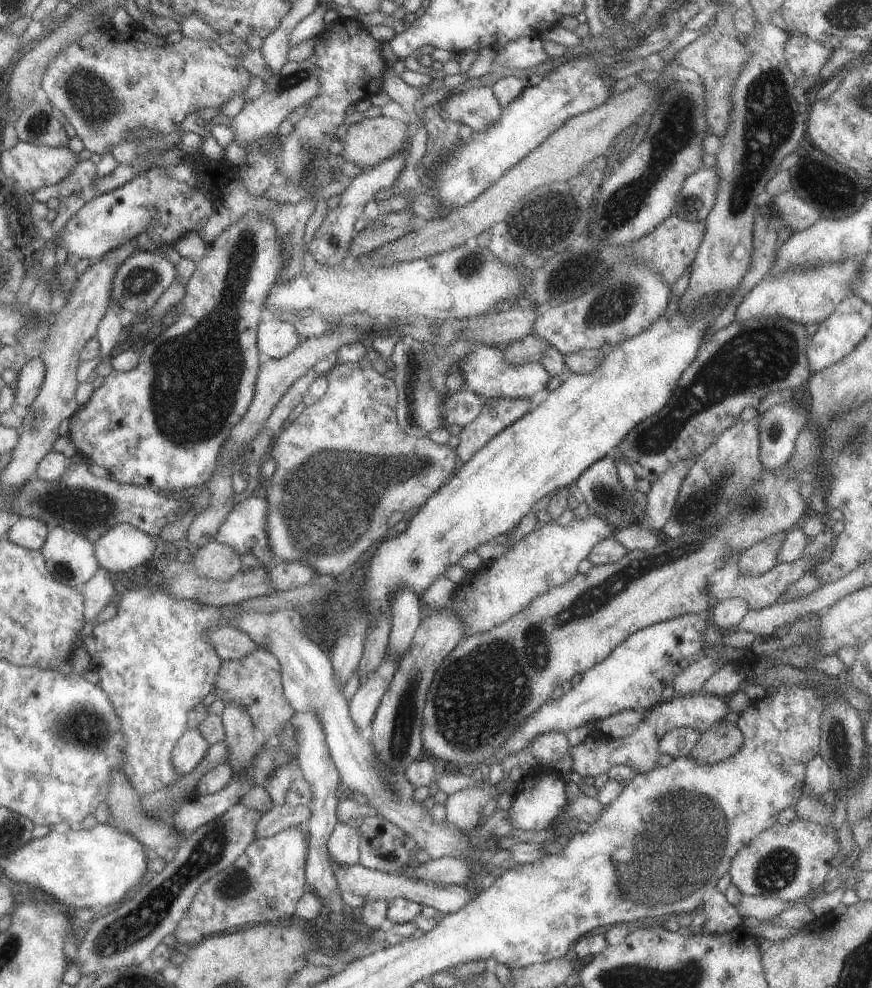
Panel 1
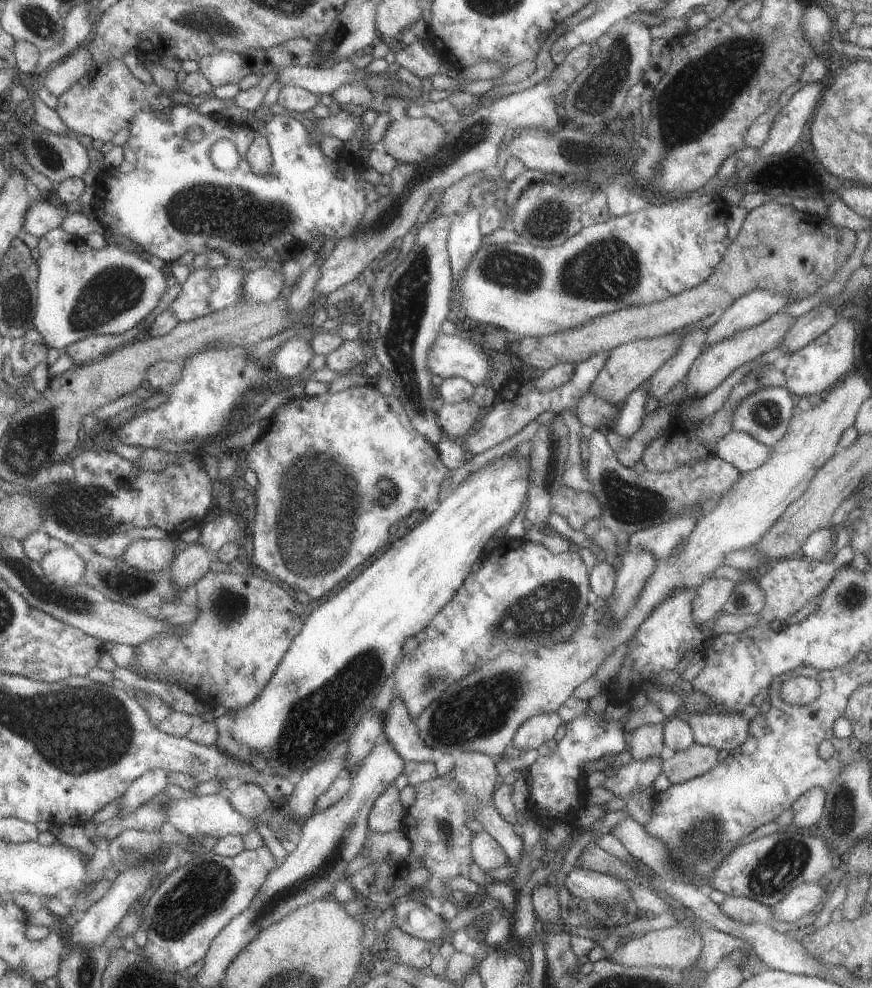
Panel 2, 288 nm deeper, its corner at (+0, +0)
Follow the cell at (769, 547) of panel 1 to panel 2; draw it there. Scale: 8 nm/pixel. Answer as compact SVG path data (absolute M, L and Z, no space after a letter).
M711 578L705 580L695 592L691 610L693 610L693 622L695 624L711 624L719 614L725 602L729 600L731 590L735 588L735 582L729 578Z

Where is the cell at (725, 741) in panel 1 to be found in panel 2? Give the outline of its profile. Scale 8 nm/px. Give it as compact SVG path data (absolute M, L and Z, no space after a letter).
M691 744L687 750L673 754L669 760L663 760L661 774L669 778L669 782L683 782L695 776L705 774L713 766L717 766L719 752L711 746Z

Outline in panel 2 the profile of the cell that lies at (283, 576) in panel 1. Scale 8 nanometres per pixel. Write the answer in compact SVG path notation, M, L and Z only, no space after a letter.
M209 570L197 580L195 590L195 620L183 626L177 636L157 636L137 646L133 670L141 678L147 672L167 670L203 706L223 706L233 714L261 694L303 622L295 614L295 602L289 596L291 590L283 590L273 578L259 580Z

